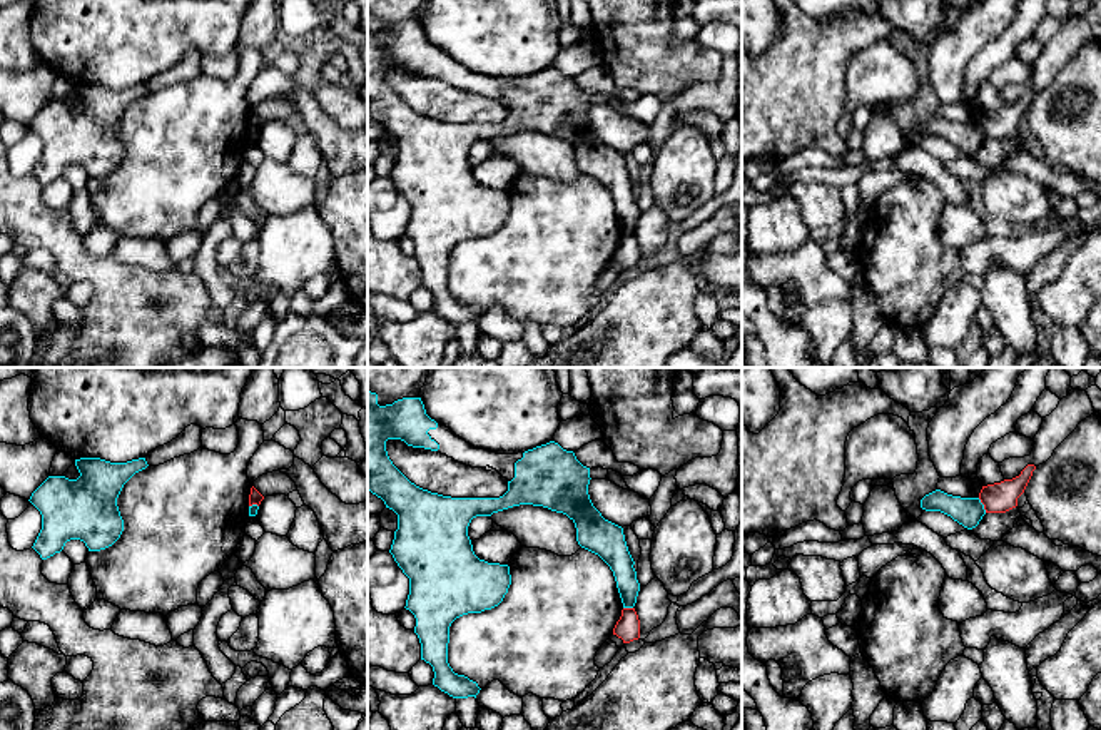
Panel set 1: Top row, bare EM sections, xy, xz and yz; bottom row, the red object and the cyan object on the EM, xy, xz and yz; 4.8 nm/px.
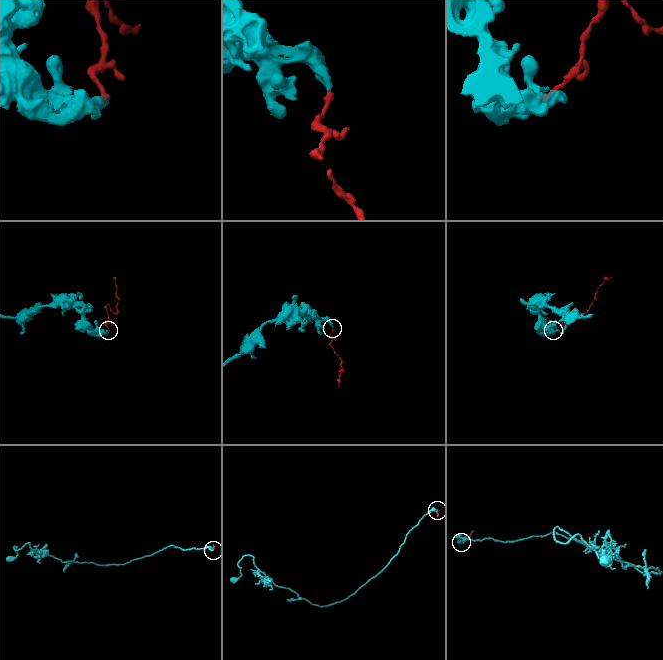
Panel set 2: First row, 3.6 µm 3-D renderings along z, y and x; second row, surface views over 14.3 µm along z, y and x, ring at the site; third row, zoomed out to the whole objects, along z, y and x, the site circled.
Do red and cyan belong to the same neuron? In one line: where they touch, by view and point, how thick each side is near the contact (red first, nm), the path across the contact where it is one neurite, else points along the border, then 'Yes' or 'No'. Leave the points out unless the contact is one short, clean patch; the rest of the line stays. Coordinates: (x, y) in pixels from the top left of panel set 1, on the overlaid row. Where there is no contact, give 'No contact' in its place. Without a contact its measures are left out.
Touches red at yz (983, 503). Thickness 140 nm (red) against 140 nm. Boundary: yz (978, 498), (986, 512). No

